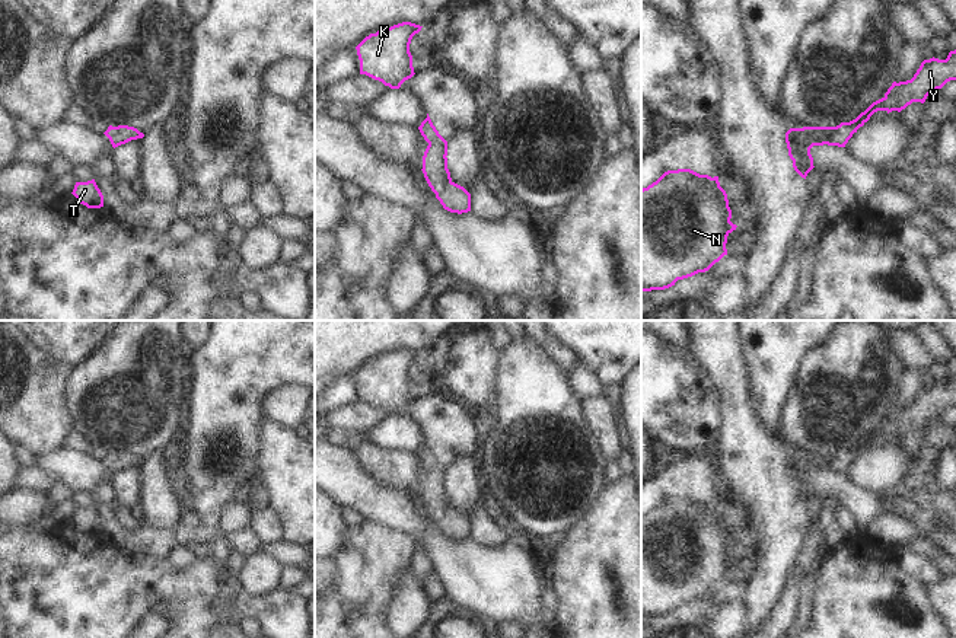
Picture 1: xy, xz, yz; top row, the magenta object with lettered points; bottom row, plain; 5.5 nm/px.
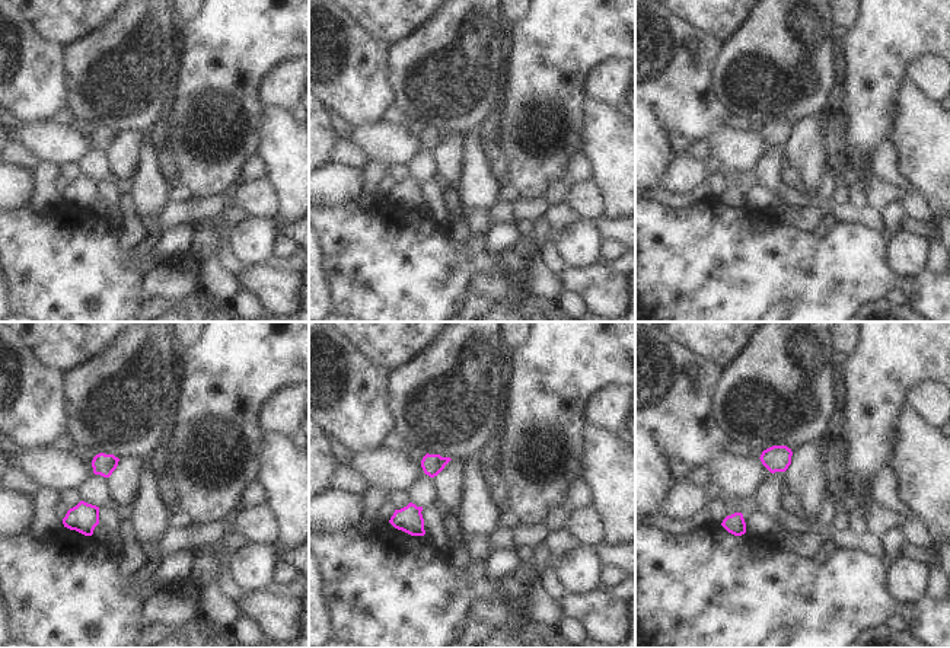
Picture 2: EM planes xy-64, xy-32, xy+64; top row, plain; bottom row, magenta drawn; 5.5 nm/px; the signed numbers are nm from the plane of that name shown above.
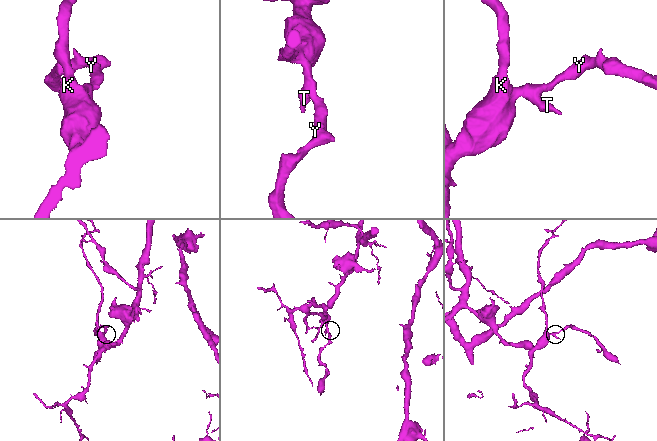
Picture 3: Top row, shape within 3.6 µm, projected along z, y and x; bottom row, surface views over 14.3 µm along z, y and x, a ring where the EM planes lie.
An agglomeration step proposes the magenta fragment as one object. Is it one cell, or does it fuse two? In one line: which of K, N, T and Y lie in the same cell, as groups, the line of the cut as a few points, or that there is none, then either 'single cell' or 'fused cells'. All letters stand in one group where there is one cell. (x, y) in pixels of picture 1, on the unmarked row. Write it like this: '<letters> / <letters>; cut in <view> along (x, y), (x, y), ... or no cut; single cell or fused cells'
K N T Y; no cut; single cell

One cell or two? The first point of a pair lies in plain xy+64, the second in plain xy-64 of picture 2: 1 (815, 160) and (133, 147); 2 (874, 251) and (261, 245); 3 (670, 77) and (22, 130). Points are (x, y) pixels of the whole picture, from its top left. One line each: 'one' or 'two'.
1: two
2: two
3: two

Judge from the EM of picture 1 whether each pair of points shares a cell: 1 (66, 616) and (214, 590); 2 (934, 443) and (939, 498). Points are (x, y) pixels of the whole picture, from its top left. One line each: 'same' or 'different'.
1: same
2: same

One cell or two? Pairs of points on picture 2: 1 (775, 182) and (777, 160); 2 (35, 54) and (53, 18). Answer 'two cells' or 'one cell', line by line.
1: one cell
2: two cells

